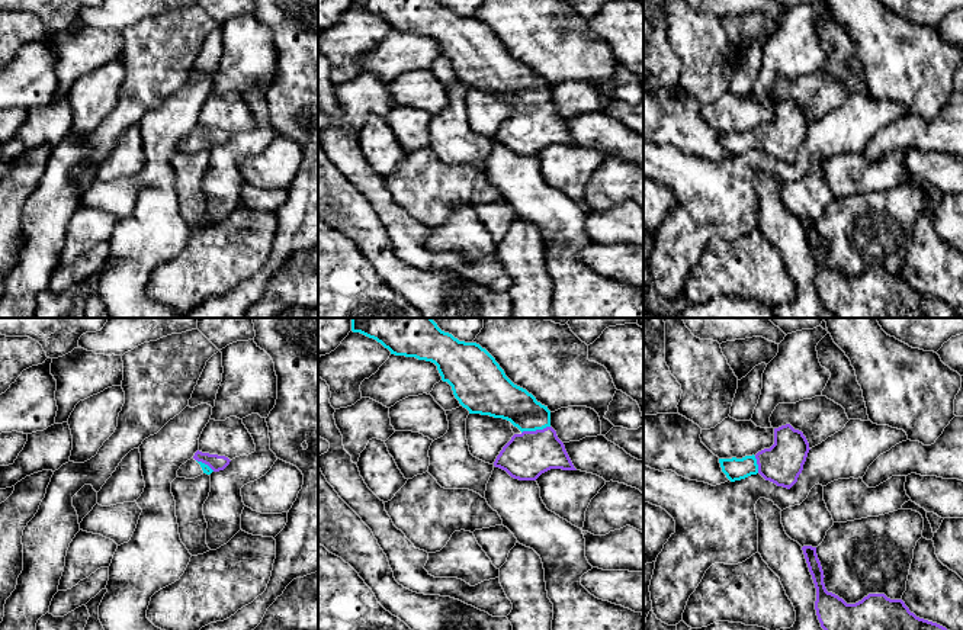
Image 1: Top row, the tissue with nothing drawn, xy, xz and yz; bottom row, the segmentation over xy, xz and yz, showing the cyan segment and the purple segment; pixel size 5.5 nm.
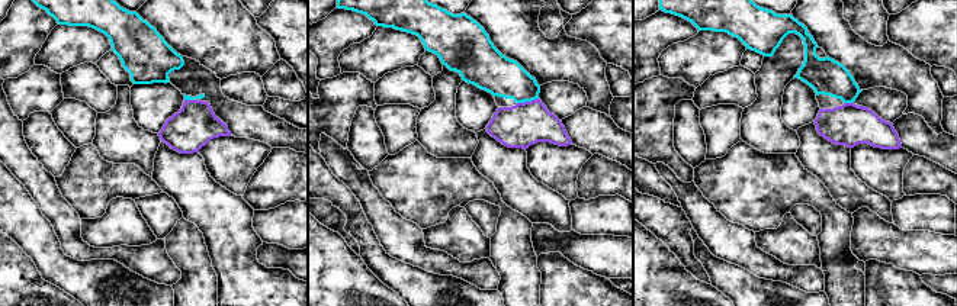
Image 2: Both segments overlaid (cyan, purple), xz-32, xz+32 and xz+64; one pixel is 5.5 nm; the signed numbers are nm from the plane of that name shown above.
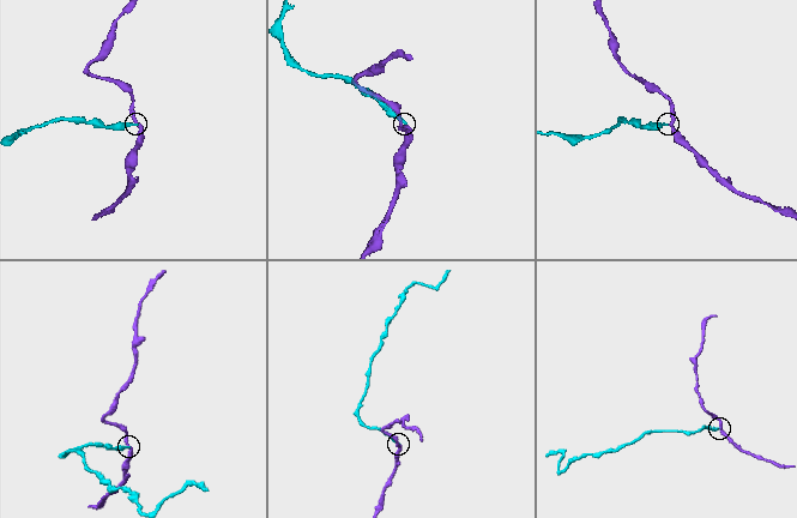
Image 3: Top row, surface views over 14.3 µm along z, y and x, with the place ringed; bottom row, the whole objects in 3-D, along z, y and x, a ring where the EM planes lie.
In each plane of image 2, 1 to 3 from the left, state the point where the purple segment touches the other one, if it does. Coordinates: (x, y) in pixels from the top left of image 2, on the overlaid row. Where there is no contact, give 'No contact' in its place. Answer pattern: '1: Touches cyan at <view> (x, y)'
1: Touches cyan at xz-32 (189, 99)
2: Touches cyan at xz+32 (527, 100)
3: Touches cyan at xz+64 (848, 102)

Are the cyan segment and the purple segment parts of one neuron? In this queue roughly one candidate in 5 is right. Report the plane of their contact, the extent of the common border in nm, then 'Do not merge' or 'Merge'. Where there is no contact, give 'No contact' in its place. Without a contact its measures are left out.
Touches cyan in xz. Shared border 170 nm. Merge

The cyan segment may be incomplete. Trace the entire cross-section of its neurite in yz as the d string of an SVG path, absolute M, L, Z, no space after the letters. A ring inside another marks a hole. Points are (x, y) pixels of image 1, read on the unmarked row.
M790 99L774 103L774 119L755 131L719 134L722 147L731 157L760 148L765 155L790 164L803 145L809 118Z

